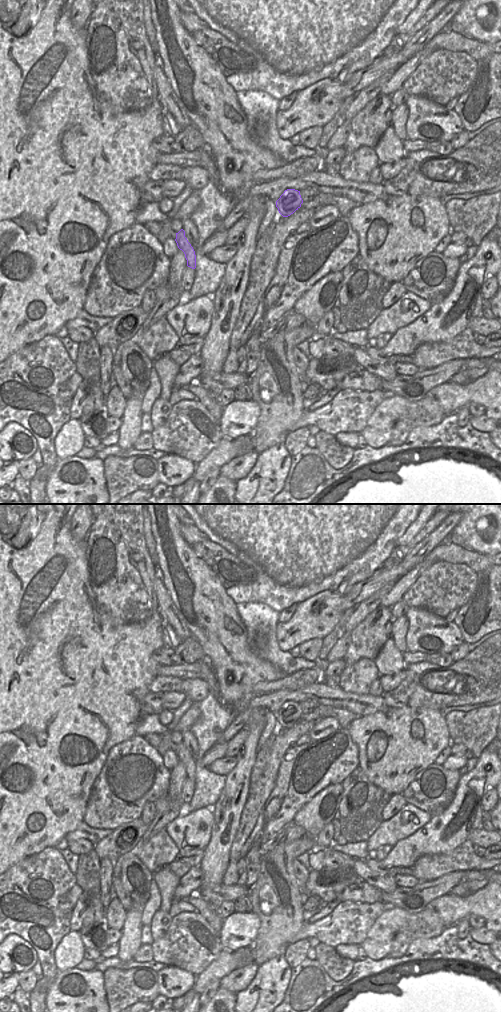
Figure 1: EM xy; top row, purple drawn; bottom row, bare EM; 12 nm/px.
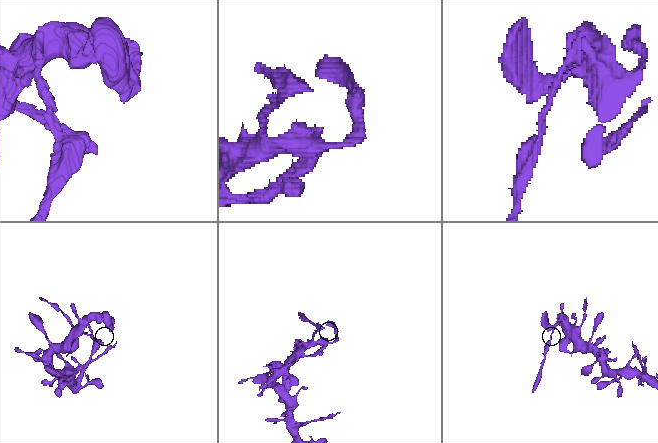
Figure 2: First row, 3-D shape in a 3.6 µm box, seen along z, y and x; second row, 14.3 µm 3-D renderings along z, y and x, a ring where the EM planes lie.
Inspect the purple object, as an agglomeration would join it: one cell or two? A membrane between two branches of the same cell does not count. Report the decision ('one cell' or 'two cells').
two cells

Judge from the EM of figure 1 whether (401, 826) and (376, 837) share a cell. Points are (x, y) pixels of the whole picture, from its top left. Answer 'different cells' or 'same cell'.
same cell

